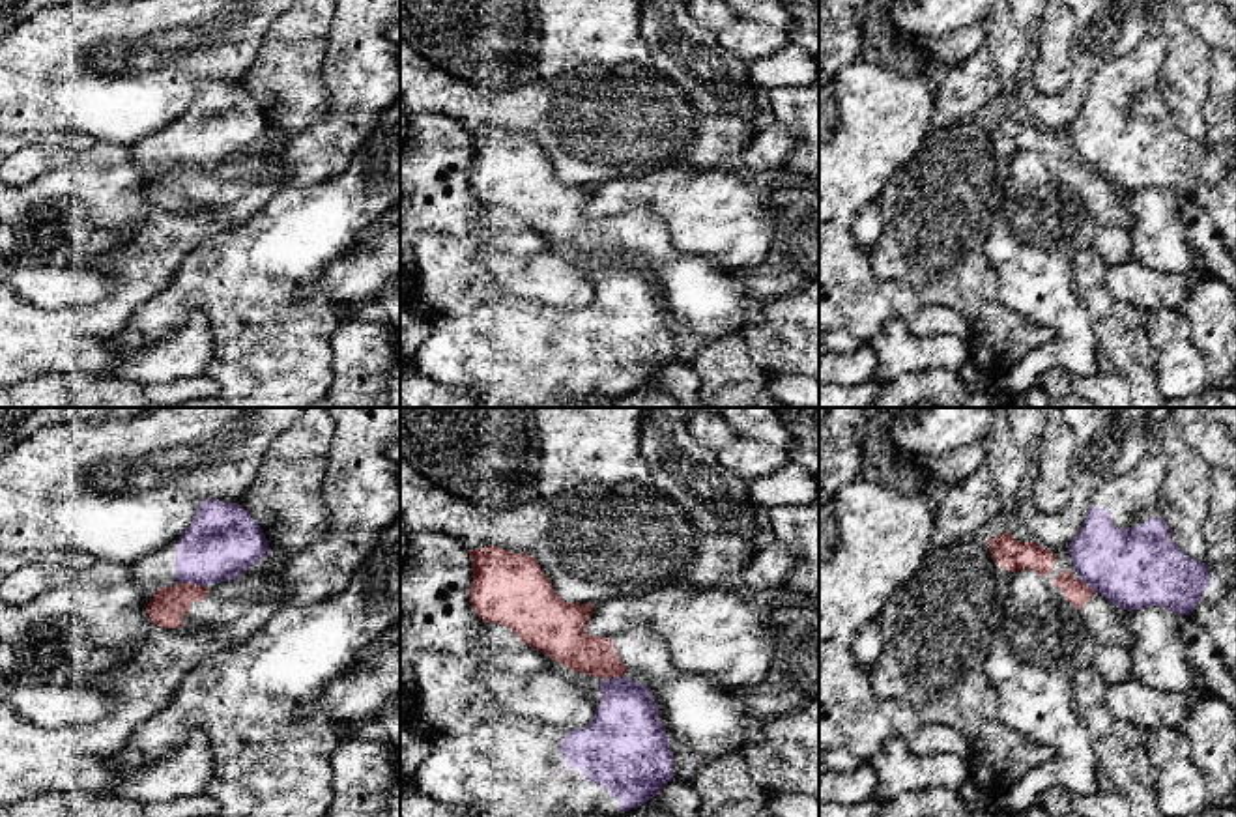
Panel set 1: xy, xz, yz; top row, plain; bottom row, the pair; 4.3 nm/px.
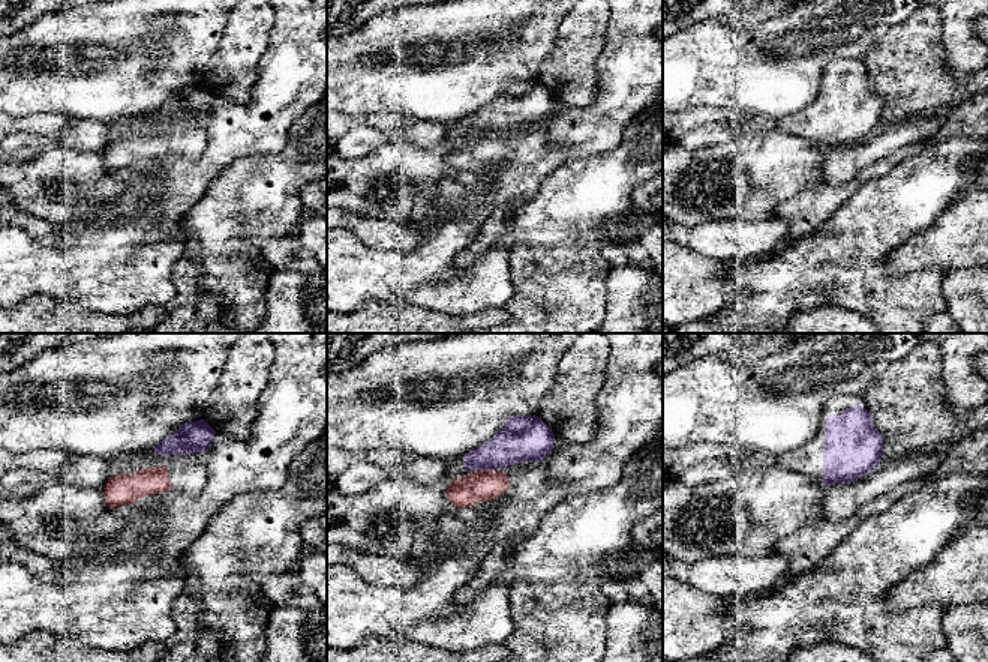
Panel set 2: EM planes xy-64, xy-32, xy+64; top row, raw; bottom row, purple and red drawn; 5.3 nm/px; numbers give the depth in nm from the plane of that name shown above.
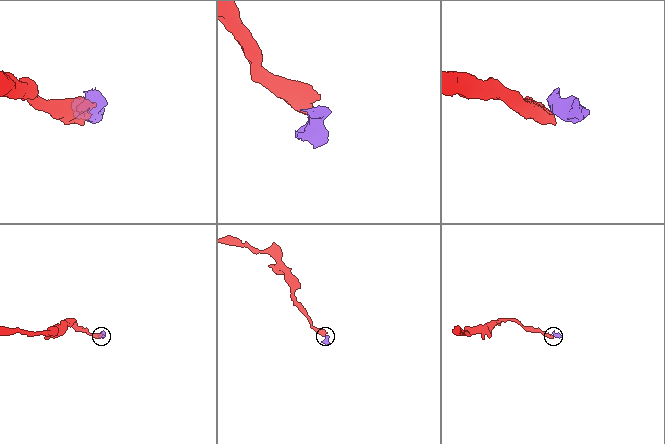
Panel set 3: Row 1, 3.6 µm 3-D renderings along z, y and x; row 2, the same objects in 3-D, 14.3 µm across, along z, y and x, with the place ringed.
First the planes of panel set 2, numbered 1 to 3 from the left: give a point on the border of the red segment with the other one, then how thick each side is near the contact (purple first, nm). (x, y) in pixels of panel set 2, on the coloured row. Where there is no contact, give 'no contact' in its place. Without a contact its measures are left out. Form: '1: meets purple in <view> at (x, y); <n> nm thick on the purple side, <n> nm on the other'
1: no contact
2: meets purple in xy-32 at (485, 469); 240 nm thick on the purple side, 160 nm on the other
3: no contact

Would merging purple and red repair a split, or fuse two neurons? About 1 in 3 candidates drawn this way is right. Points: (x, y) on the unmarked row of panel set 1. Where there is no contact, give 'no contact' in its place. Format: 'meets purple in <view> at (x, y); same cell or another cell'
meets purple in xy at (191, 163); another cell

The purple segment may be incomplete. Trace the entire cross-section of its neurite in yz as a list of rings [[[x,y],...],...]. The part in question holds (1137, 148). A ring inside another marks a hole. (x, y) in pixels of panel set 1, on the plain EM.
[[[1150,4],[1144,9],[1146,36],[1131,52],[1094,73],[1083,110],[1068,129],[1081,161],[1120,191],[1163,187],[1174,194],[1191,196],[1200,181],[1223,179],[1229,170],[1229,153],[1187,138],[1172,123],[1159,90],[1167,45]]]

